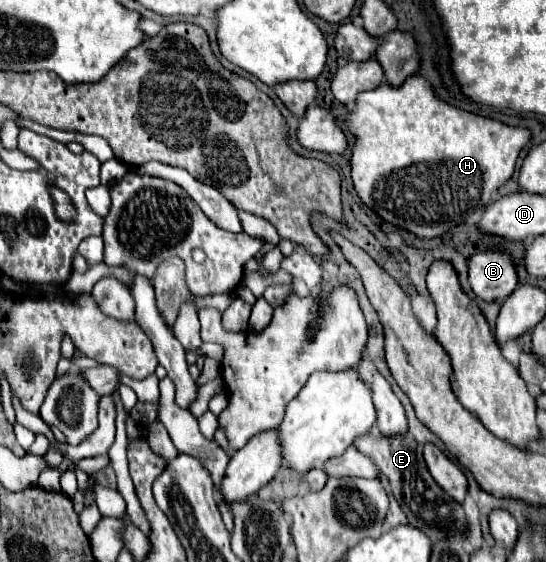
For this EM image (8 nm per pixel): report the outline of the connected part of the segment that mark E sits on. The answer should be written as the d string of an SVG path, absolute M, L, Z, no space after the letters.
M369 433L363 437L357 437L355 441L357 449L371 457L371 461L379 467L379 471L389 479L391 491L395 499L399 501L403 513L409 519L409 525L415 525L419 531L423 531L431 541L445 541L455 535L467 533L467 515L463 507L457 501L451 501L443 489L433 481L433 477L427 471L427 465L423 461L423 447L415 443L415 439L407 435L397 435L397 437L379 437L373 439Z

